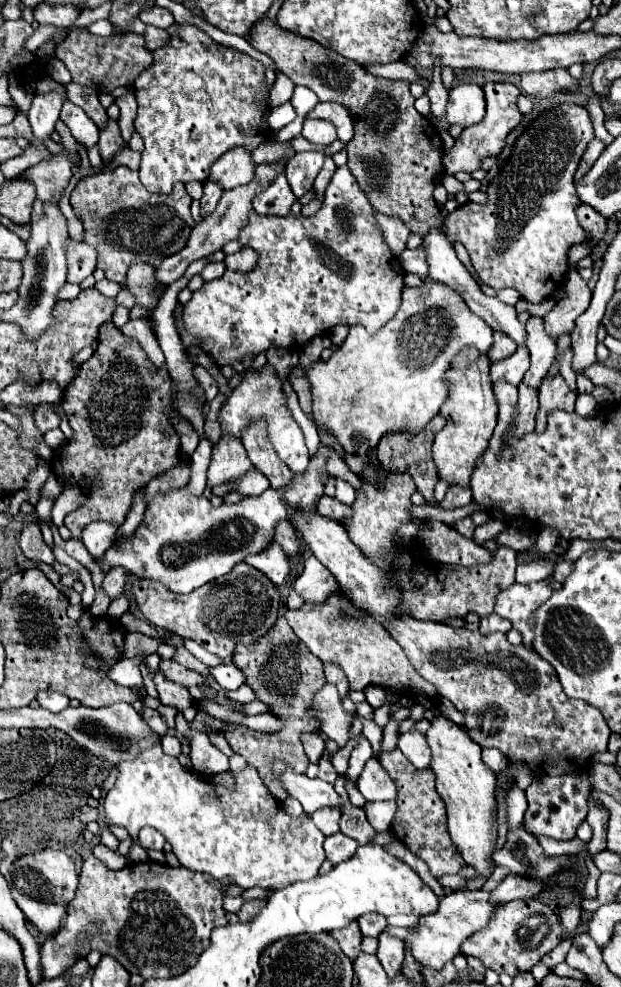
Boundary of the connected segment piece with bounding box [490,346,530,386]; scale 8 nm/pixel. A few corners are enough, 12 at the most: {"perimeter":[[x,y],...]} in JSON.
{"perimeter":[[528,348],[492,364],[492,380],[518,386],[530,366]]}

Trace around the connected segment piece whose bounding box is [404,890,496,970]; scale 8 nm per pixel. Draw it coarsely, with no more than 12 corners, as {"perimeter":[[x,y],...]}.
{"perimeter":[[486,890],[452,892],[404,940],[420,966],[440,970],[488,926]]}

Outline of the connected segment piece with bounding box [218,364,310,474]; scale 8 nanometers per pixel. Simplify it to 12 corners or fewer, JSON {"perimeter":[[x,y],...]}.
{"perimeter":[[270,364],[242,374],[220,408],[222,428],[240,438],[266,418],[274,450],[302,474],[310,456]]}

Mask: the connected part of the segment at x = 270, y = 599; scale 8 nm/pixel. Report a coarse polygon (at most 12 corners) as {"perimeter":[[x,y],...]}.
{"perimeter":[[240,562],[190,594],[128,588],[138,612],[228,658],[278,618],[278,590]]}

